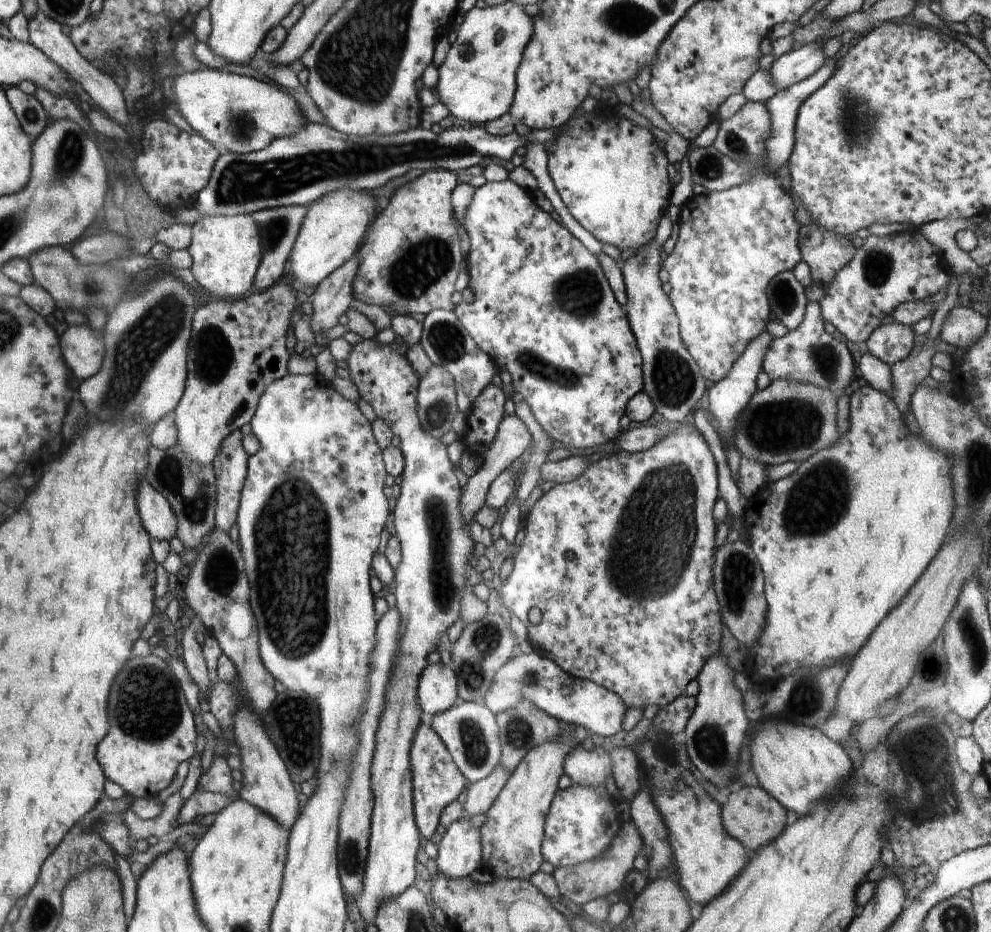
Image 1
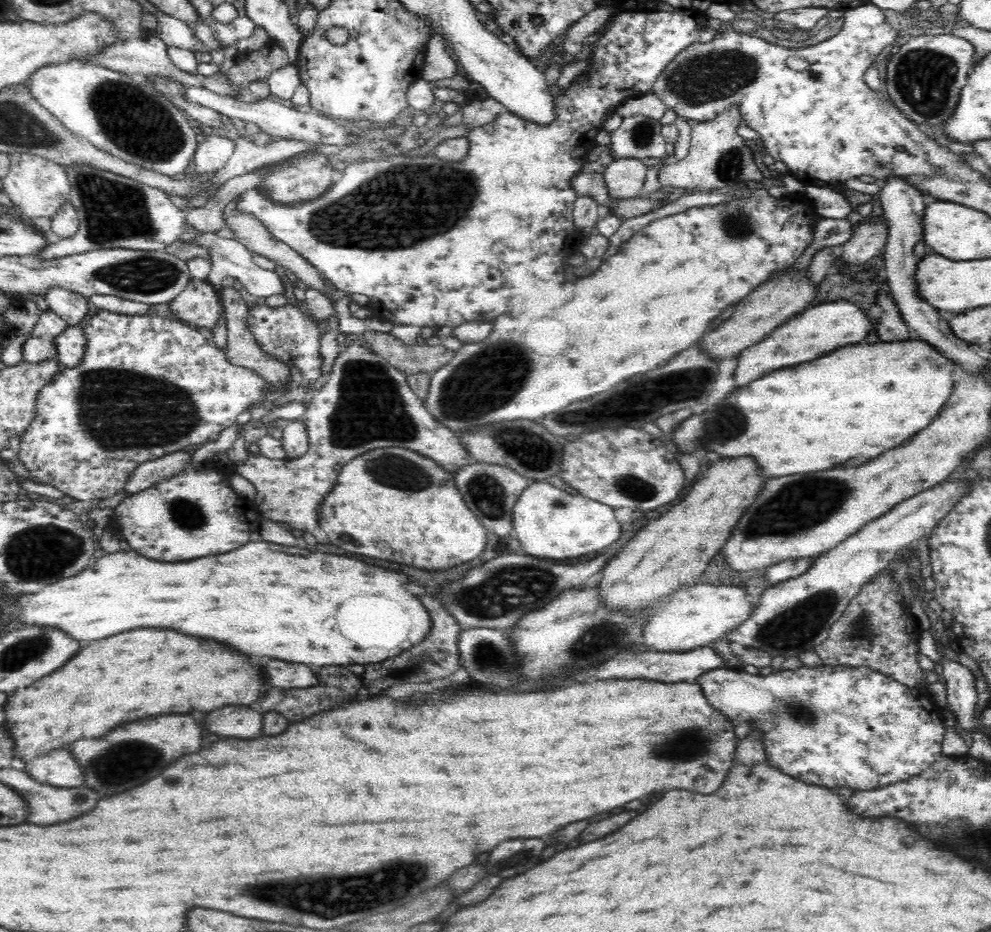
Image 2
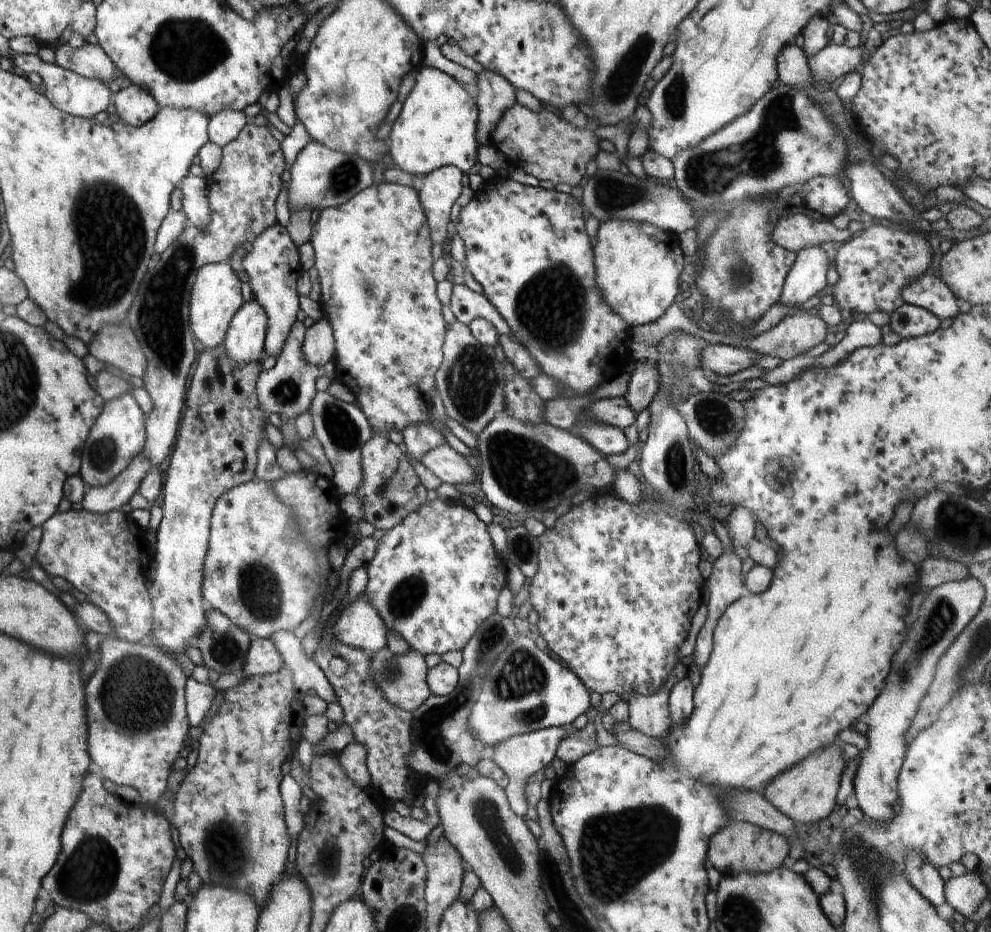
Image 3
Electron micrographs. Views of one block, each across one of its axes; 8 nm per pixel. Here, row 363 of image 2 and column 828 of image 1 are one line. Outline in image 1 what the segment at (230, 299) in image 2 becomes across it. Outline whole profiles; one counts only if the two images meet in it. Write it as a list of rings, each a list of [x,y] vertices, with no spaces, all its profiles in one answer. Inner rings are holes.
[[[820,226],[801,227],[798,236],[801,260],[810,267],[814,283],[828,286],[836,272],[854,258],[857,248],[851,238],[840,234],[828,234]]]

